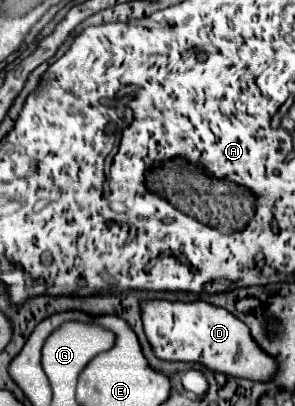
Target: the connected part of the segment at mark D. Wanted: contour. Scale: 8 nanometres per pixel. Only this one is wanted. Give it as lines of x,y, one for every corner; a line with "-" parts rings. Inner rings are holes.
146,301
142,307
142,321
152,351
162,361
200,363
214,373
242,377
258,383
268,383
278,373
278,361
260,349
252,339
248,327
222,307
204,301
170,303

